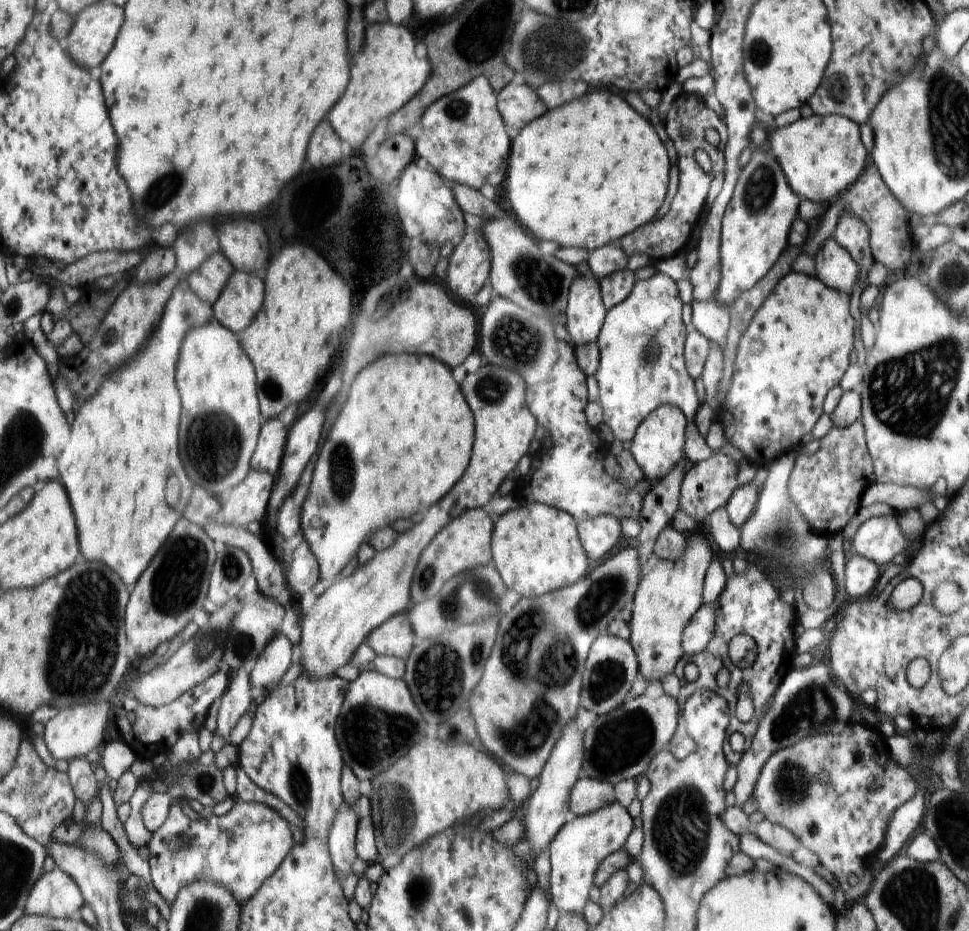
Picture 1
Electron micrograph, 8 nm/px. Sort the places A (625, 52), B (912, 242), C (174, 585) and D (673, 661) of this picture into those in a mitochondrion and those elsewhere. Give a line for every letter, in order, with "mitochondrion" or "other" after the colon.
A: other
B: other
C: mitochondrion
D: other

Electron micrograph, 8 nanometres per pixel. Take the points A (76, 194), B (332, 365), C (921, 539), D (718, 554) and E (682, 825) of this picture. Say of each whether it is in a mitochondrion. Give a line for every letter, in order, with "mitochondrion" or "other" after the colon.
A: other
B: other
C: other
D: other
E: mitochondrion

